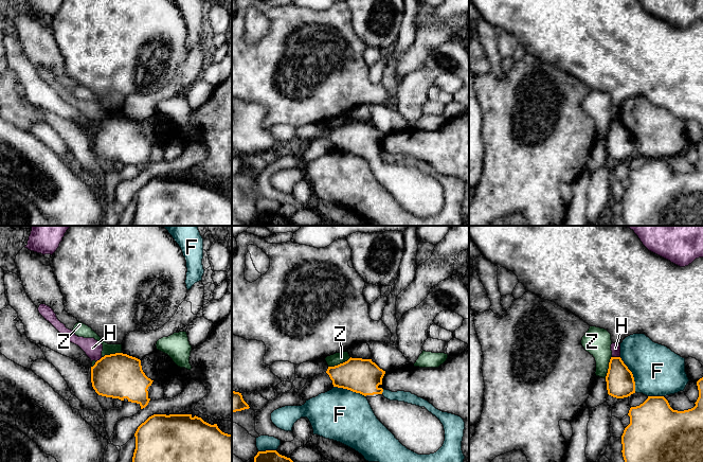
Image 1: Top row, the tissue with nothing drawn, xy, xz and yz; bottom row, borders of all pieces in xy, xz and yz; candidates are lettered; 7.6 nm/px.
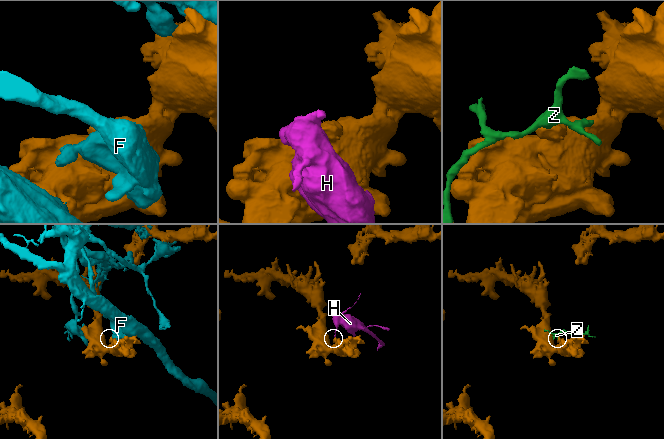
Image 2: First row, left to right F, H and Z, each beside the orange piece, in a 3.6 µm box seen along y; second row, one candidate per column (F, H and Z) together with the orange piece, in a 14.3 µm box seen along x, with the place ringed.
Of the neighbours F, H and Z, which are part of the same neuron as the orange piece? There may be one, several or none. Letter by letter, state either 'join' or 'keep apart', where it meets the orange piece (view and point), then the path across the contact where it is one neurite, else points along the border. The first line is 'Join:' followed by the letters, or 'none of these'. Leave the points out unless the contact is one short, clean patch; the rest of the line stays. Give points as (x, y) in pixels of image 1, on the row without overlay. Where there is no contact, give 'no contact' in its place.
Join: none of these
F: keep apart | yz (632, 137)
H: keep apart | yz (616, 120) | along yz (612, 119), (619, 120)
Z: keep apart | xz (340, 126) | along xz (350, 120), (328, 129)

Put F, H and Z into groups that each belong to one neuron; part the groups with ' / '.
F / H / Z

